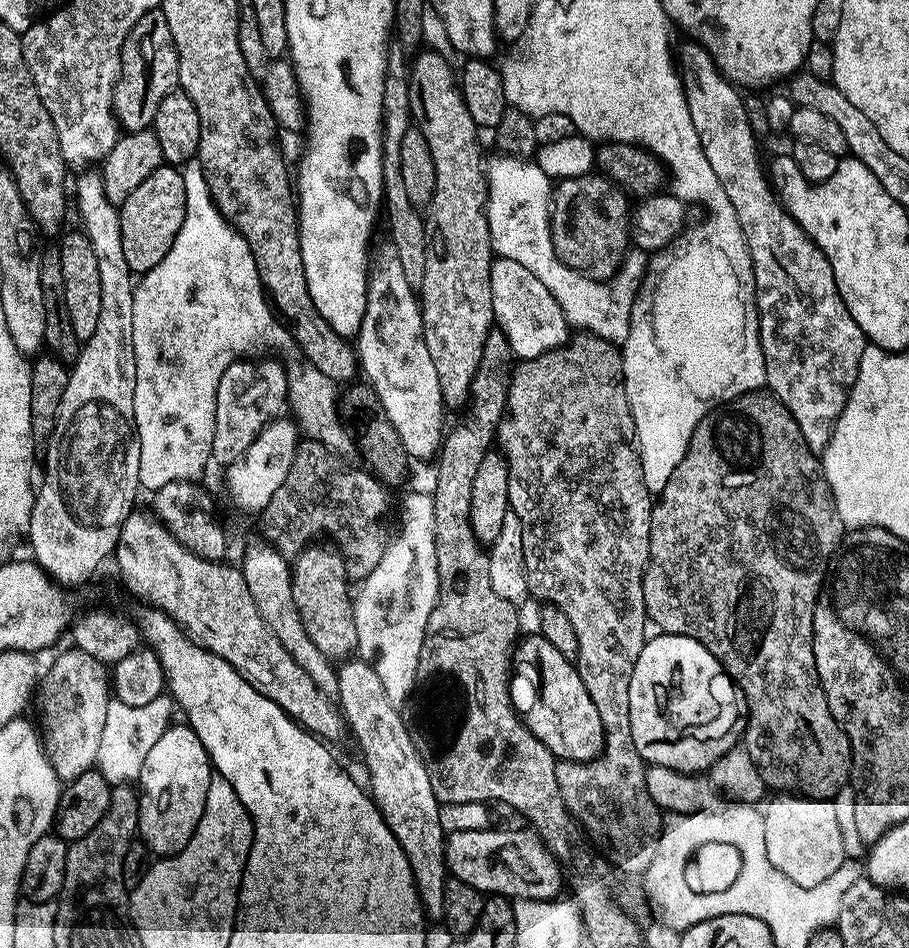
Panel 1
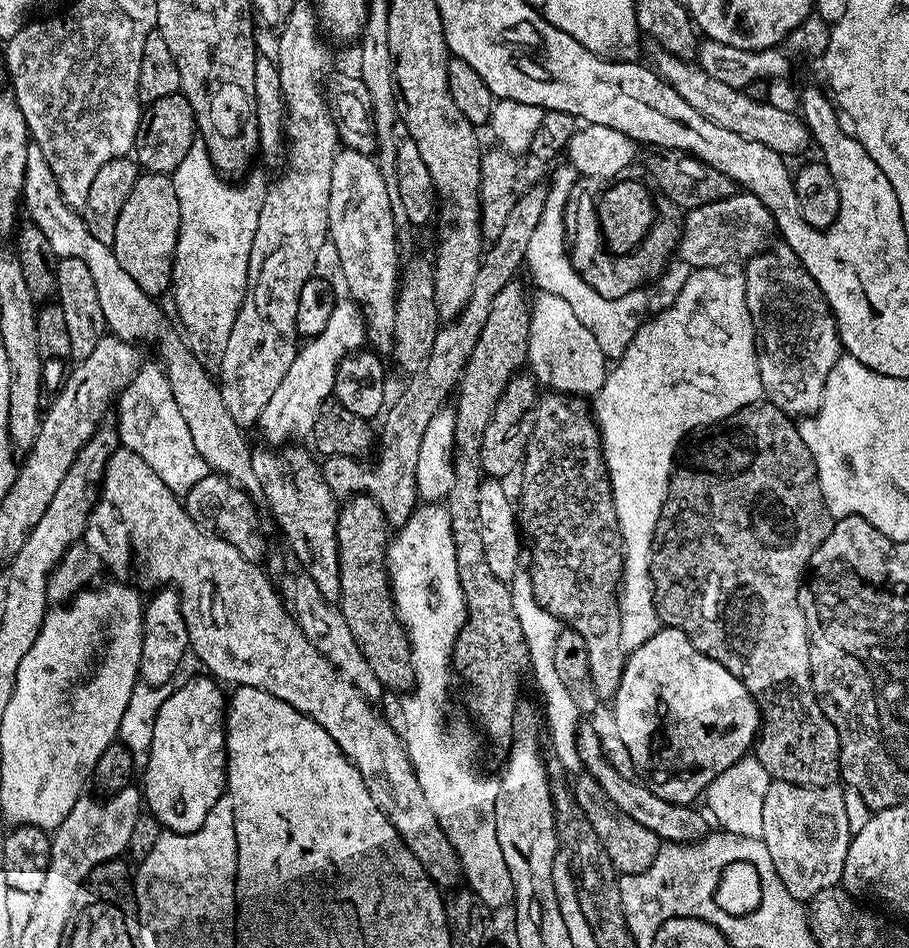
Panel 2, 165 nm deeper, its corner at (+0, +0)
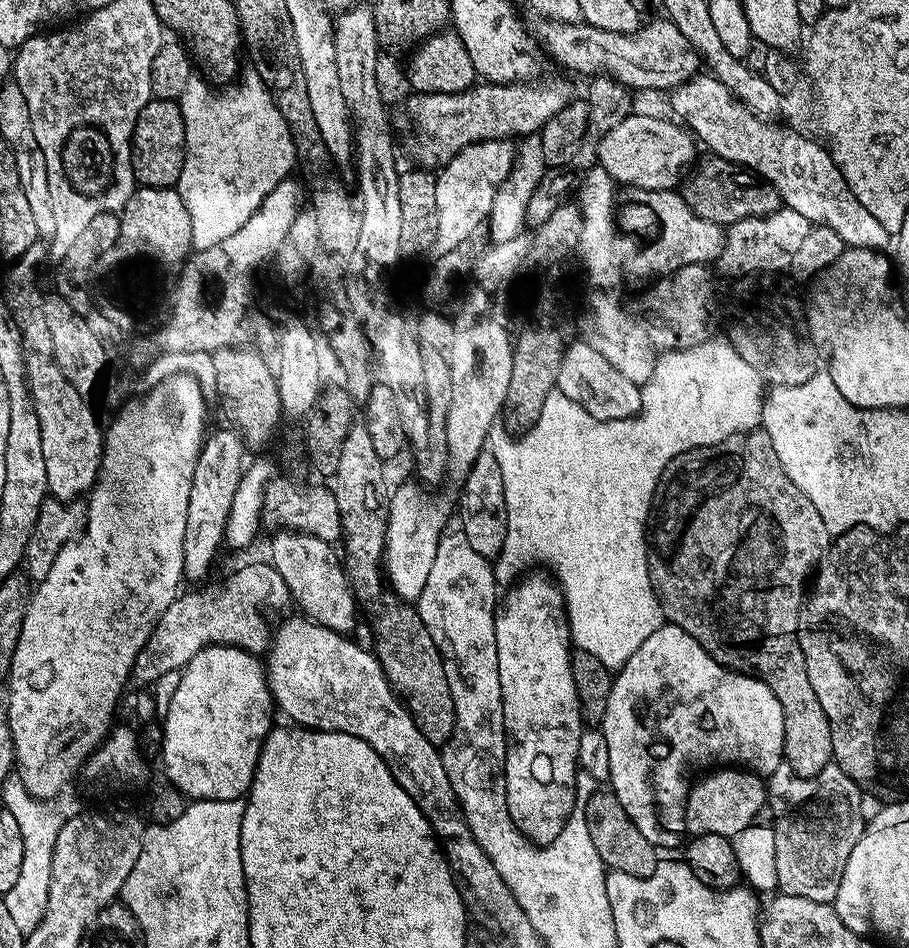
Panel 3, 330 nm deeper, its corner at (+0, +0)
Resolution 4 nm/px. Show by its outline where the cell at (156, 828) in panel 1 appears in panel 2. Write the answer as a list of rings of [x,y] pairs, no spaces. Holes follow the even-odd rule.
[[[203,675],[181,683],[162,703],[144,764],[148,765],[142,783],[143,803],[161,827],[172,834],[201,828],[214,802],[225,795],[228,783],[228,752],[224,748],[226,692],[211,675]]]

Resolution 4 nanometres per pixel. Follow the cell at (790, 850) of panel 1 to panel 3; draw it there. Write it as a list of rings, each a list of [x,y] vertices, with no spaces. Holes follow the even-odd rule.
[[[833,762],[816,776],[800,776],[787,763],[778,766],[766,780],[766,804],[772,808],[770,823],[774,830],[774,858],[778,866],[778,888],[783,895],[810,898],[810,902],[832,904],[838,894],[838,882],[842,882],[842,870],[846,858],[854,850],[866,823],[860,812],[862,789]]]

